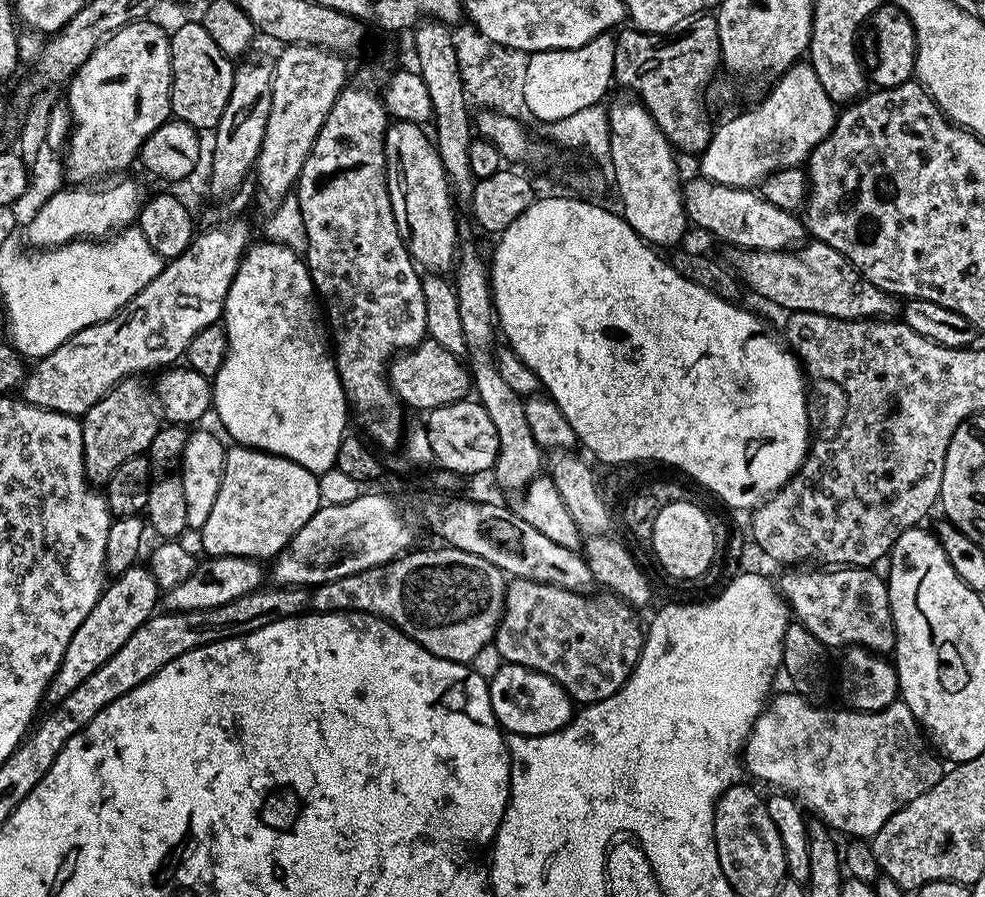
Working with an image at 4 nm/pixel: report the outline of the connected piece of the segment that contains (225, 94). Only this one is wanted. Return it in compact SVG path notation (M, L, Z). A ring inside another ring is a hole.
M189 22L170 36L172 45L172 116L186 122L197 130L215 129L222 118L222 110L226 110L226 102L230 102L230 90L234 86L234 64L227 54L218 48L214 39L200 22Z

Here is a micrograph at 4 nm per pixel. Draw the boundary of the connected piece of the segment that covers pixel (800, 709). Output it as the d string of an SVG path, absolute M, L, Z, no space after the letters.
M780 692L775 696L776 693L765 703L760 716L750 730L742 753L743 767L746 769L747 775L749 772L753 776L753 778L751 777L753 781L765 780L766 783L773 784L776 787L773 789L783 790L785 793L795 796L809 813L817 812L821 816L817 817L829 829L835 830L837 833L839 833L838 831L849 832L847 835L852 838L871 838L875 836L878 830L882 830L884 823L895 812L902 810L910 802L914 802L914 798L918 798L922 794L929 792L940 780L942 775L942 767L940 768L941 757L934 751L933 745L929 743L920 725L916 723L914 714L904 703L897 702L877 712L853 712L851 710L831 712L828 708L819 708L818 705L811 704L806 697L799 696L796 692Z

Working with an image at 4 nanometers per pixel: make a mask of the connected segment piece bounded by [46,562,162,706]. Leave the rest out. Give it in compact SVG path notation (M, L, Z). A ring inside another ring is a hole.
M137 562L130 570L119 573L113 579L116 581L113 584L111 581L101 592L94 610L82 618L82 626L74 630L74 638L70 638L70 646L66 646L66 654L62 654L62 662L48 683L46 700L50 702L49 705L59 704L78 686L82 686L82 682L86 682L86 678L90 678L98 666L114 658L114 654L118 654L118 650L122 650L122 645L130 639L130 634L134 634L134 630L138 630L138 626L145 624L157 611L162 600L162 589L158 582L154 582L151 567L144 565L143 568L142 565Z

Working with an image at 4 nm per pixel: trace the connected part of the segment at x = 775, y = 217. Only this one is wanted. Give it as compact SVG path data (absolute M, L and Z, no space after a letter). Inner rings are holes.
M695 178L683 185L684 213L688 215L689 221L700 228L705 228L712 236L725 240L736 250L747 250L750 252L782 252L799 245L806 236L806 225L799 215L782 210L774 206L759 191L750 188L731 188L725 184L715 184L712 180Z

